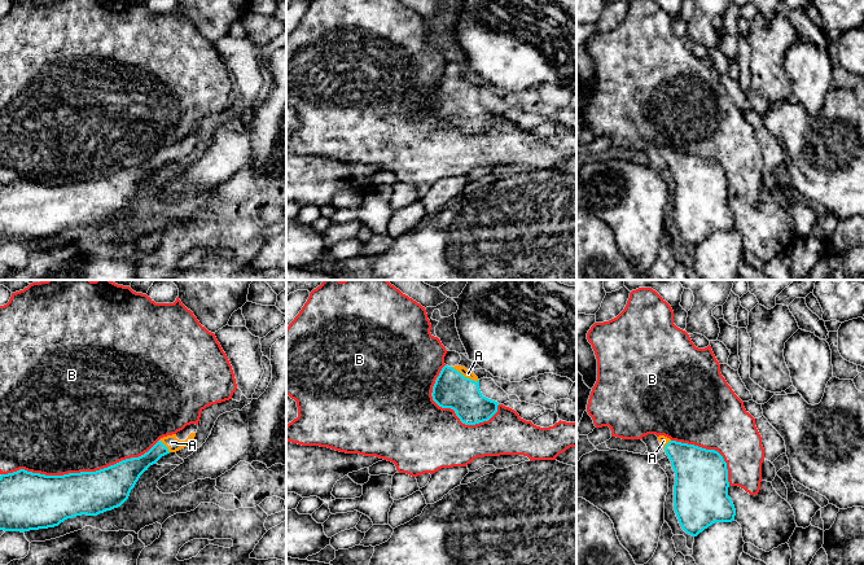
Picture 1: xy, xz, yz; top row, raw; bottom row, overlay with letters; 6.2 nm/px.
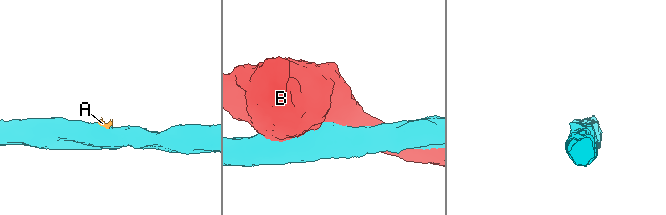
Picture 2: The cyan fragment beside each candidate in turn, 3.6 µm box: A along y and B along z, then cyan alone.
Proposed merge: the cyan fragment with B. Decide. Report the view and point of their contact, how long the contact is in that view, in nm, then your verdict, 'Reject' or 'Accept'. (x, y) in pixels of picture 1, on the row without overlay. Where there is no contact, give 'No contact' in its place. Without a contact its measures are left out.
Touches cyan at xy (80, 182). Shared border 1000 nm. Reject

